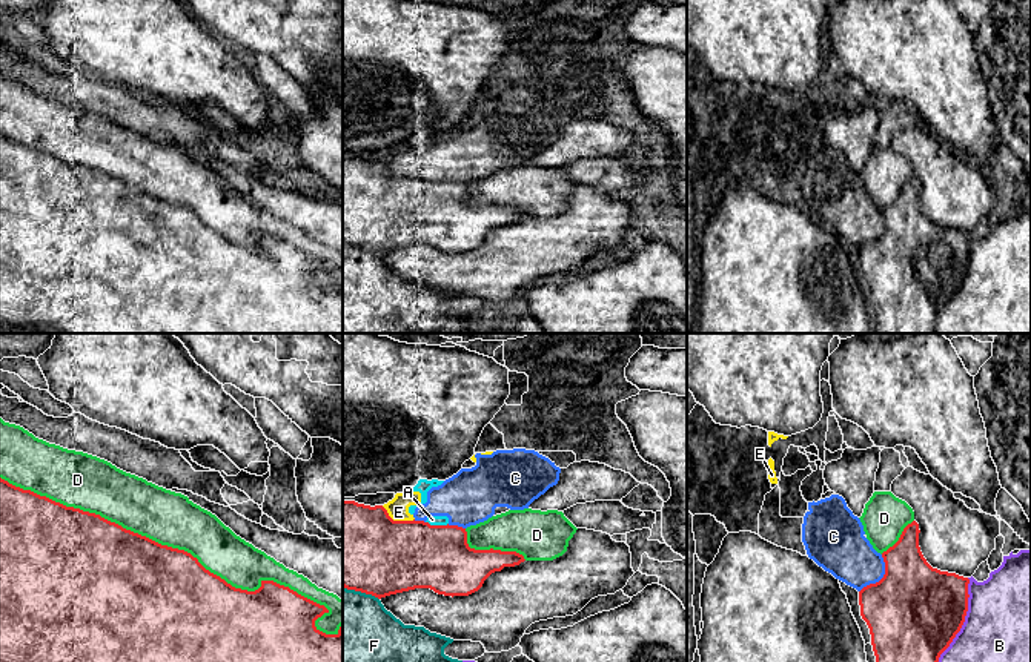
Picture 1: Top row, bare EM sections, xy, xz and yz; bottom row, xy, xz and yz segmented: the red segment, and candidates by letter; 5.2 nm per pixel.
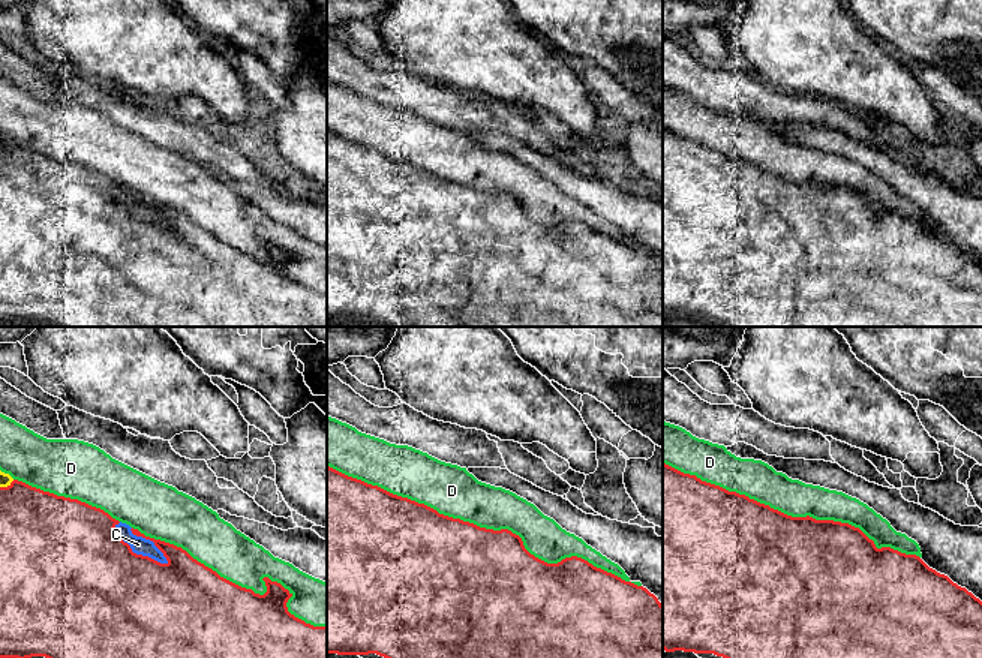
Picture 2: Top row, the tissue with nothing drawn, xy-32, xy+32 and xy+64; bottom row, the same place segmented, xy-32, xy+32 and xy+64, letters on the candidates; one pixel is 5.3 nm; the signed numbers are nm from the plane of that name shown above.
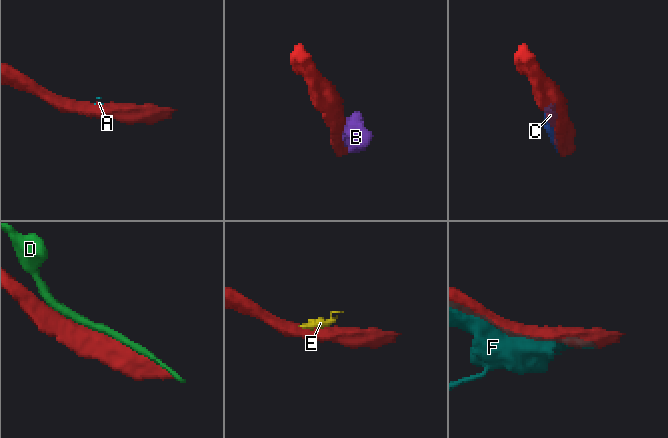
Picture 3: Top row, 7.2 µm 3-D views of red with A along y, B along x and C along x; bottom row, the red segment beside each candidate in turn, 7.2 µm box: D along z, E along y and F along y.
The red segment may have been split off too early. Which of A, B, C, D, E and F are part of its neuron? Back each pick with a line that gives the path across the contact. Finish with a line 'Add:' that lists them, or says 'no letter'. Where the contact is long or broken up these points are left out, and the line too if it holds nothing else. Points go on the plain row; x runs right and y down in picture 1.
Add: no letter

